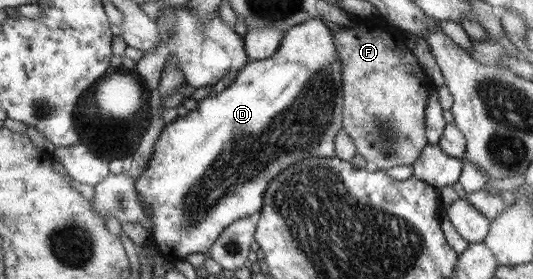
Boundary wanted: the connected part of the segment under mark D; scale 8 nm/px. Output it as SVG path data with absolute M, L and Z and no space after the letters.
M313 17L301 24L288 28L281 37L279 49L274 56L264 60L249 61L240 73L233 77L233 81L225 90L198 100L197 108L188 111L183 116L178 116L172 123L166 124L153 145L152 159L149 160L147 168L137 177L134 185L140 194L139 199L145 205L149 205L148 219L152 227L149 230L149 240L154 243L156 252L168 260L182 260L188 254L207 252L211 245L217 240L219 233L234 220L246 216L257 216L263 200L265 200L265 189L269 183L280 173L280 170L290 167L293 163L304 158L322 156L332 157L335 155L334 138L342 129L342 70L335 50L333 31L323 22L321 17Z

